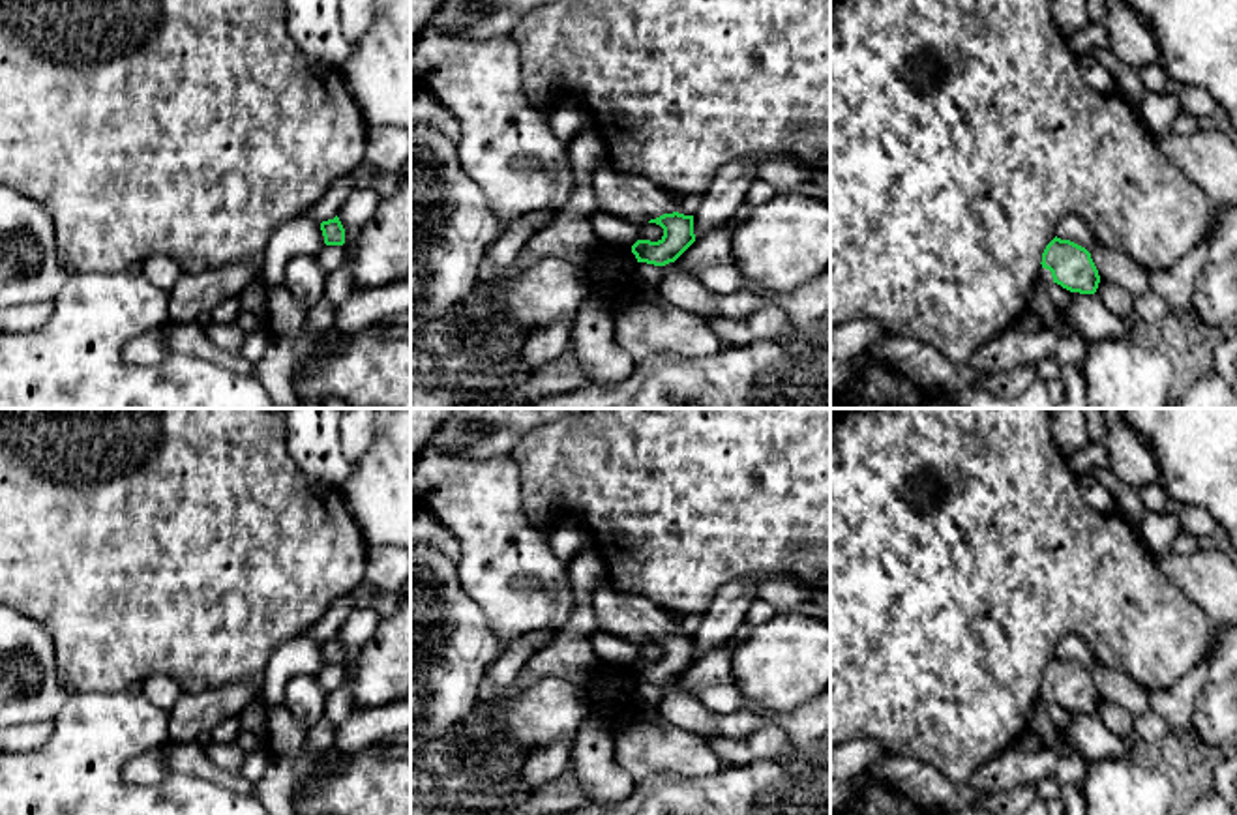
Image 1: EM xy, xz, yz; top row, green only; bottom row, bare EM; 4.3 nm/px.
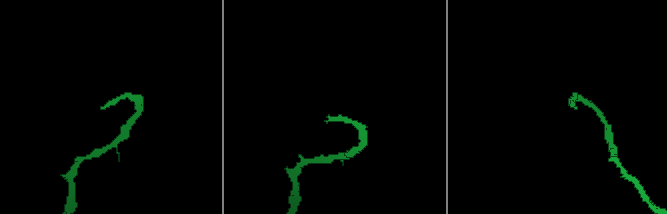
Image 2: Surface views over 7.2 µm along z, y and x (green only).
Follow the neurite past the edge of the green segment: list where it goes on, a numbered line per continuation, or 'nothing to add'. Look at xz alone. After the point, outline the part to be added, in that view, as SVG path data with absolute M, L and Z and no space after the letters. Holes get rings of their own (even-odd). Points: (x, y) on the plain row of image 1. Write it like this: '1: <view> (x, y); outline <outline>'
1: xz (636, 619); outline M602 575L592 592L592 607L600 630L630 643L645 645L678 630L669 613L647 598L617 590L607 575Z

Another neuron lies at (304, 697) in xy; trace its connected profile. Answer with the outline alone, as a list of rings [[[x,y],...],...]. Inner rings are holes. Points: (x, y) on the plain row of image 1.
[[[294,674],[283,693],[281,706],[296,721],[311,729],[326,714],[328,697],[315,674]]]

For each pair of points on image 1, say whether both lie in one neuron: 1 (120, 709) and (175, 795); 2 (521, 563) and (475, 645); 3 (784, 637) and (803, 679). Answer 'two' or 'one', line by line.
1: one
2: two
3: one

